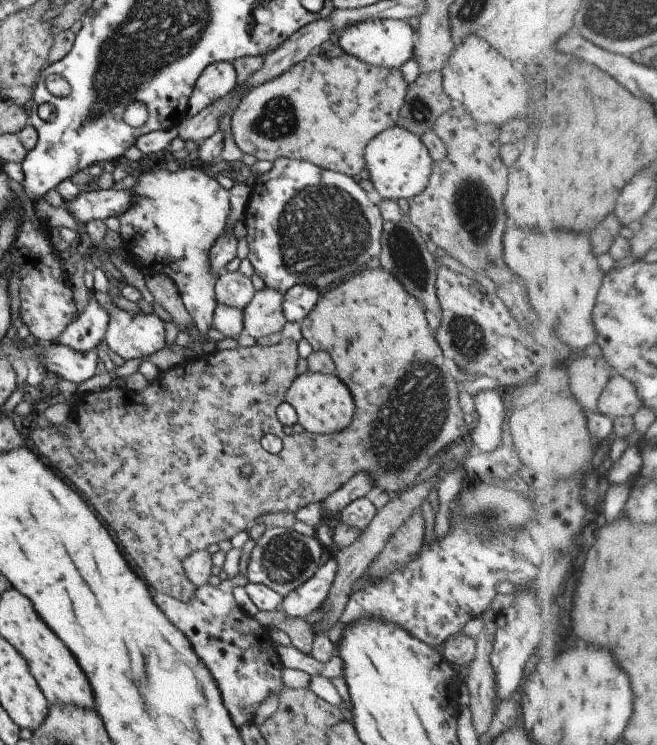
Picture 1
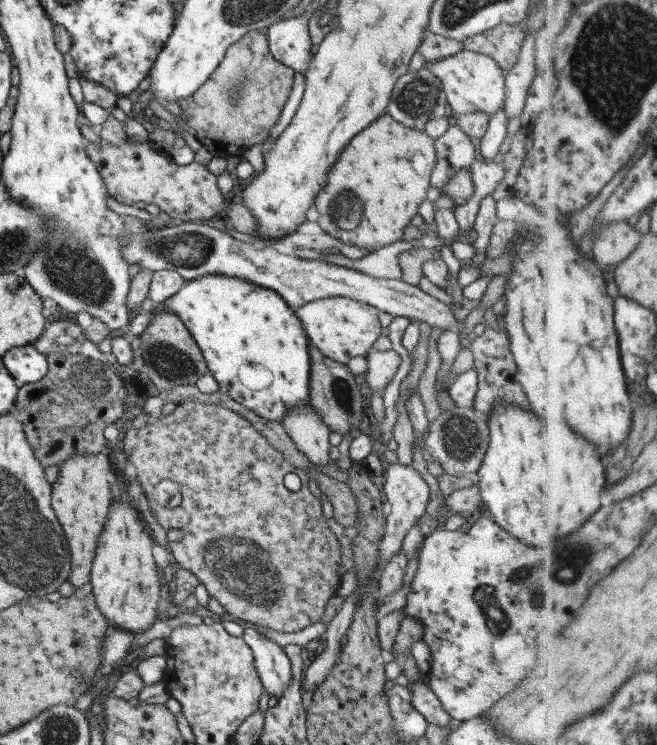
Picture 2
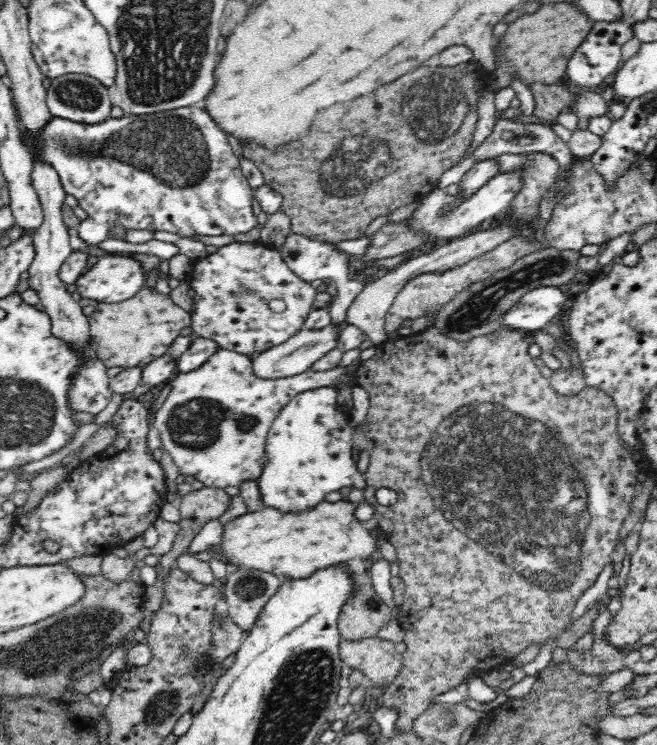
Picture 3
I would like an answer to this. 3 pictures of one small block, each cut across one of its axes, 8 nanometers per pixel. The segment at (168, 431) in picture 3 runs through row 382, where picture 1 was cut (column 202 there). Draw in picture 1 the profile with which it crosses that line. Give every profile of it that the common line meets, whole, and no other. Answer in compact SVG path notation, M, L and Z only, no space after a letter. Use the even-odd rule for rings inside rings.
M157 161L156 165L150 165L150 167L145 168L144 170L137 170L135 172L135 178L136 183L129 189L130 195L132 196L132 203L122 212L121 215L116 216L117 220L120 222L119 234L122 238L120 249L134 263L134 265L141 270L143 274L145 274L145 276L150 276L152 273L161 273L165 276L168 276L173 281L186 312L189 313L189 316L192 318L192 325L197 328L199 336L203 337L207 330L209 330L209 328L212 326L212 312L217 304L216 294L214 293L214 284L217 280L218 274L215 272L214 268L211 268L211 245L215 244L215 240L218 239L218 236L221 236L221 233L224 233L225 231L231 231L238 239L242 238L246 234L245 226L242 222L230 224L230 204L228 190L222 188L217 181L215 181L214 176L209 176L207 173L205 174L202 168L197 165L180 164L179 168L175 169L174 171L169 171L167 168L165 168L165 166L163 166L163 164Z

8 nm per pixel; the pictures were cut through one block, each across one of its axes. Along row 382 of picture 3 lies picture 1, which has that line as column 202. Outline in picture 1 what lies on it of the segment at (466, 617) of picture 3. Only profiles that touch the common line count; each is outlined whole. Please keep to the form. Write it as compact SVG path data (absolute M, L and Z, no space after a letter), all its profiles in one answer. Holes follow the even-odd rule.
M379 266L377 268L366 267L367 270L351 274L347 280L335 284L335 288L325 289L317 299L315 306L308 312L308 316L302 318L298 323L302 338L307 340L313 351L325 351L331 357L335 365L335 374L347 385L354 400L355 412L351 422L342 430L331 435L318 435L315 433L293 433L285 435L281 428L283 425L277 420L276 406L284 400L284 394L289 388L295 374L295 363L297 355L296 342L292 339L281 338L280 342L273 346L257 344L251 347L238 347L233 349L223 349L214 351L208 355L194 357L191 360L182 360L176 365L172 365L160 375L147 383L147 386L135 392L127 387L107 387L104 390L85 391L75 394L75 399L71 403L69 416L63 422L66 426L65 436L61 436L55 429L55 425L48 425L45 428L32 426L29 438L33 440L33 446L38 452L38 456L45 458L59 474L63 480L67 480L71 486L75 486L85 500L89 502L91 508L97 510L97 516L109 526L115 528L111 530L115 542L127 556L131 568L143 580L161 594L179 599L181 602L190 601L196 593L196 586L186 577L182 567L182 560L195 551L203 551L211 544L218 544L221 540L229 540L236 532L245 531L251 520L259 518L262 514L271 512L295 512L306 504L322 501L326 496L342 487L357 471L368 472L374 480L374 487L381 487L386 493L395 492L409 484L421 470L426 468L433 459L441 454L449 446L467 437L467 425L463 421L463 412L458 405L459 384L451 377L443 365L443 353L439 348L433 333L428 329L428 324L424 315L423 303L411 296L403 284L388 270ZM191 372L195 374L195 386L197 380L203 382L207 388L191 388ZM264 434L273 434L281 440L282 448L277 454L271 454L264 450L259 443L259 439ZM241 466L251 466L251 474L241 476Z

